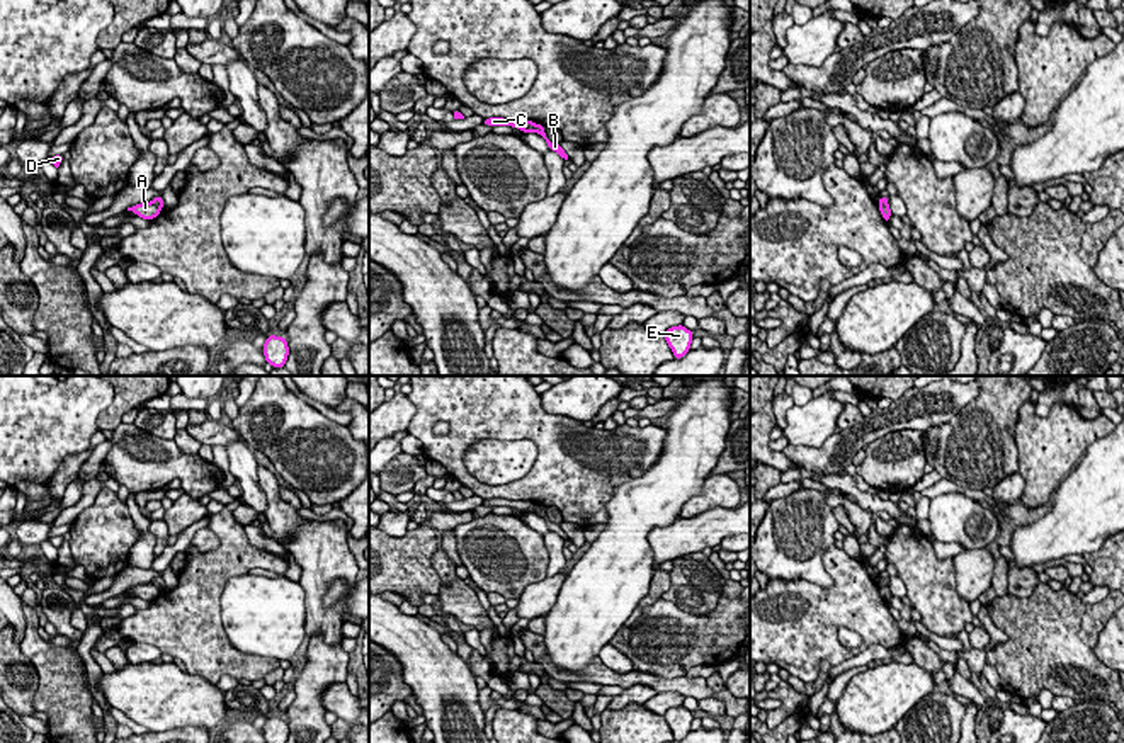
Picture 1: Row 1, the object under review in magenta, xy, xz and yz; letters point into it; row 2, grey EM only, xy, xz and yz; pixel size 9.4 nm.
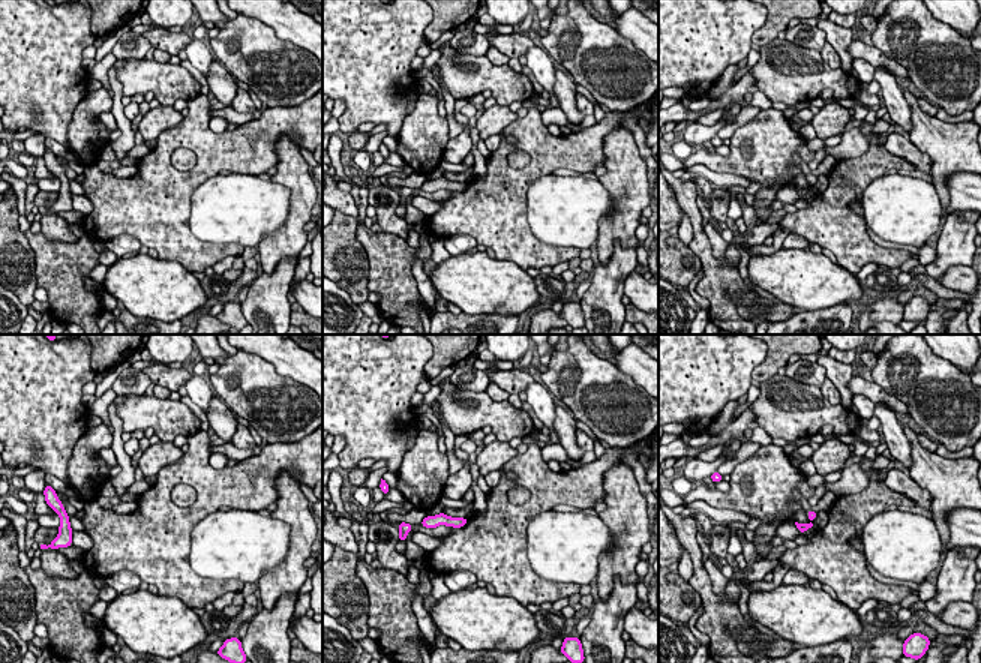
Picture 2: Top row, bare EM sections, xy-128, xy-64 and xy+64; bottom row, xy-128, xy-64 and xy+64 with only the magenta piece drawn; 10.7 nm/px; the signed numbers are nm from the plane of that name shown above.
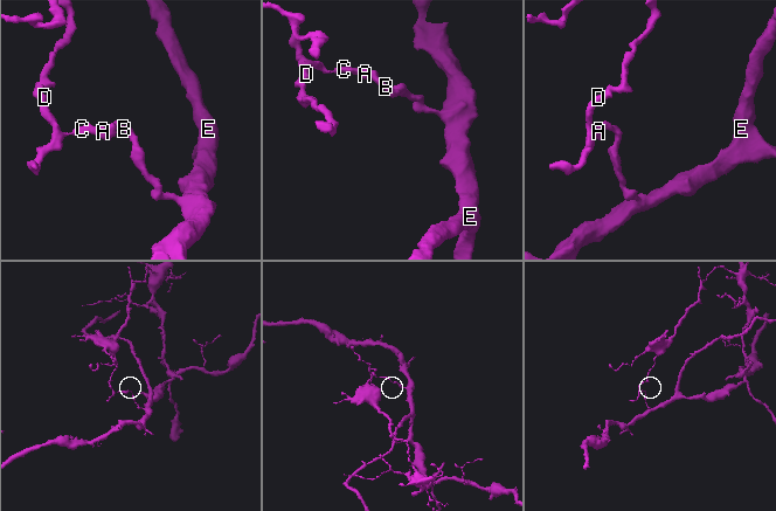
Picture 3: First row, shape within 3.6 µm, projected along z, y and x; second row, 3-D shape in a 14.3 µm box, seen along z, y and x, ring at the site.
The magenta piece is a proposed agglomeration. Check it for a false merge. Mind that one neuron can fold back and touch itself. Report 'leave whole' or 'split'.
split

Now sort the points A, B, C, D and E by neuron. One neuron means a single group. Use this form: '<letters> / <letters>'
A C D / B E

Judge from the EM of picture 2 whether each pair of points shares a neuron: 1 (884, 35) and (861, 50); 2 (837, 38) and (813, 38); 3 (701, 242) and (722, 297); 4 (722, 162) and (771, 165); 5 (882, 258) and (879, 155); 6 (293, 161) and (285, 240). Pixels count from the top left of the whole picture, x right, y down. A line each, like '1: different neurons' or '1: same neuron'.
1: different neurons
2: different neurons
3: same neuron
4: same neuron
5: same neuron
6: same neuron

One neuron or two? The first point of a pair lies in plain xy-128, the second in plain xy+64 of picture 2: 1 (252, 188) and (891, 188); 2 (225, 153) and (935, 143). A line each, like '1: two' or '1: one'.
1: one
2: two

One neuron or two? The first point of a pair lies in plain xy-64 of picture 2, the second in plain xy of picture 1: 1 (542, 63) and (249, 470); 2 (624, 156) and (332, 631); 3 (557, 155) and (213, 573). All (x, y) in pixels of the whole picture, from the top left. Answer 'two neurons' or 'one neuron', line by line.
1: one neuron
2: one neuron
3: one neuron

